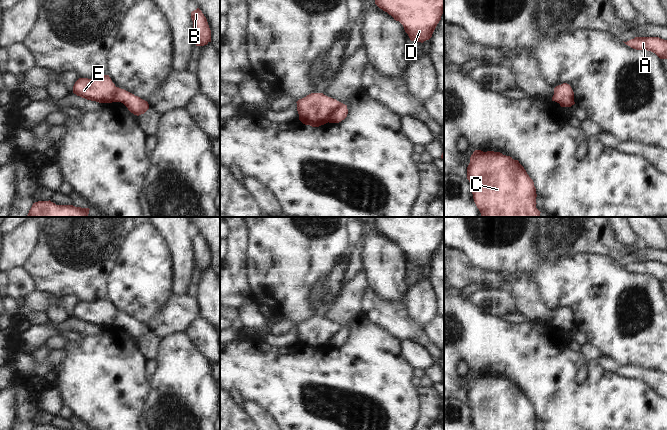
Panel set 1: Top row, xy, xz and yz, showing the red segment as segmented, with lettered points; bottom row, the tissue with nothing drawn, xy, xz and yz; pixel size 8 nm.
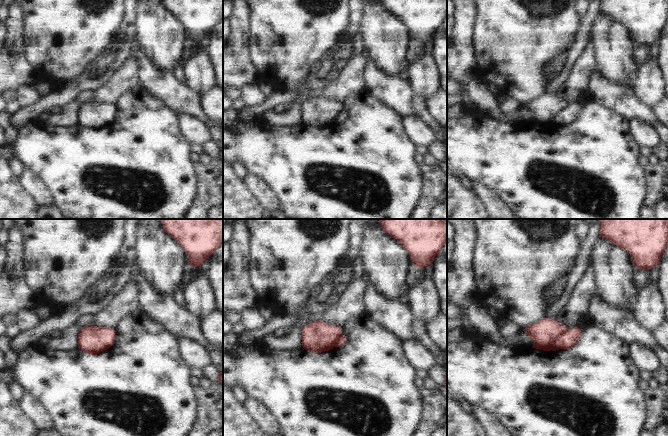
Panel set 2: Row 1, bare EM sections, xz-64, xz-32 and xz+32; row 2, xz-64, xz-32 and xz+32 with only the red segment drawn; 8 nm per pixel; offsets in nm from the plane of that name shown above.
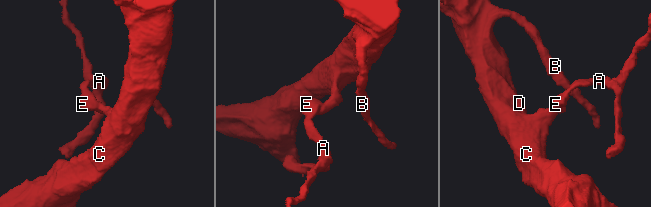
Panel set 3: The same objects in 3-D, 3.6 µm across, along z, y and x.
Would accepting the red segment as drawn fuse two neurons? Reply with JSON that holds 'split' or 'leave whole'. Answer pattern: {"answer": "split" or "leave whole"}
{"answer": "split"}

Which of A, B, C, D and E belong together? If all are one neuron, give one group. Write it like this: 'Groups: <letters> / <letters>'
Groups: A E / B C D

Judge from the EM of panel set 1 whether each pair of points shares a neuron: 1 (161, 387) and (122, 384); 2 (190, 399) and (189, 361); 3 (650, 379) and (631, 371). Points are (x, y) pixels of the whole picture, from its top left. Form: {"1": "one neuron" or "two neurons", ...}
{"1": "two neurons", "2": "one neuron", "3": "one neuron"}

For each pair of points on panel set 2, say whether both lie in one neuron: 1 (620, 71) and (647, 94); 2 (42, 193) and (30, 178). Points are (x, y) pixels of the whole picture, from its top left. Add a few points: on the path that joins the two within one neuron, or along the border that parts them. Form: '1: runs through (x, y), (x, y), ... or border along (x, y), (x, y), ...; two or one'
1: runs through (627, 73), (641, 87); one
2: runs through (38, 189), (31, 182); one

